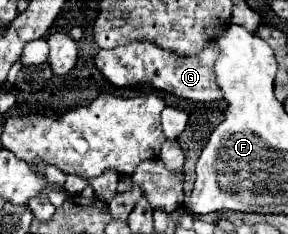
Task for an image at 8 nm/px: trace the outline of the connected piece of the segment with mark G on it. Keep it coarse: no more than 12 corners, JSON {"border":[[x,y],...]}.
{"border":[[150,42],[100,50],[114,86],[150,84],[184,100],[222,98],[216,44],[178,56]]}

